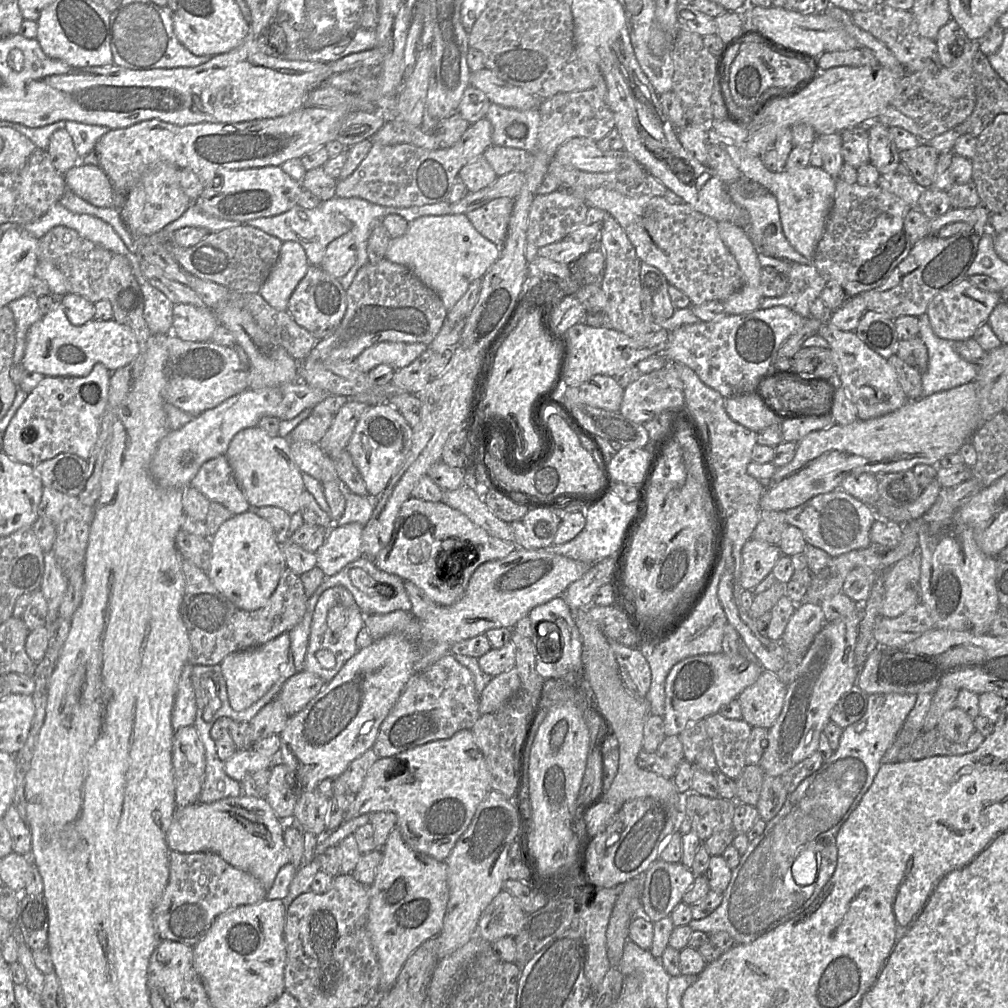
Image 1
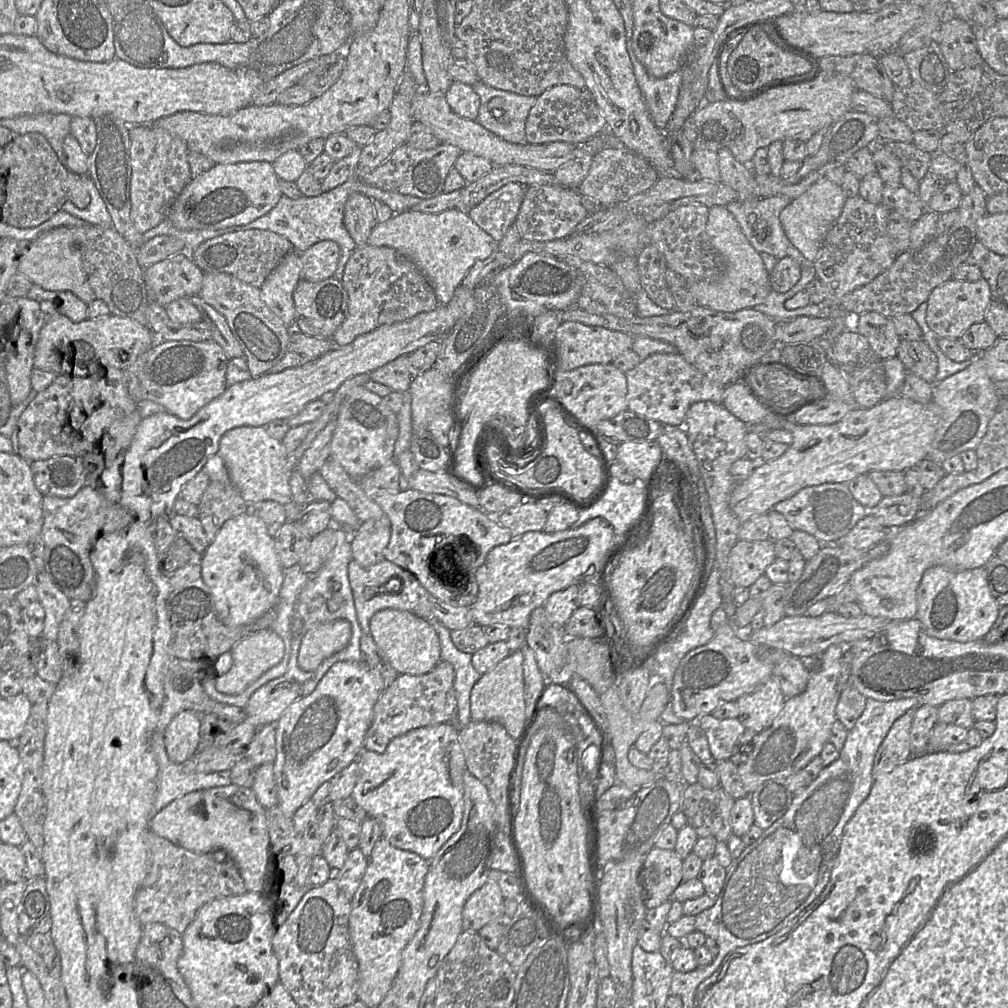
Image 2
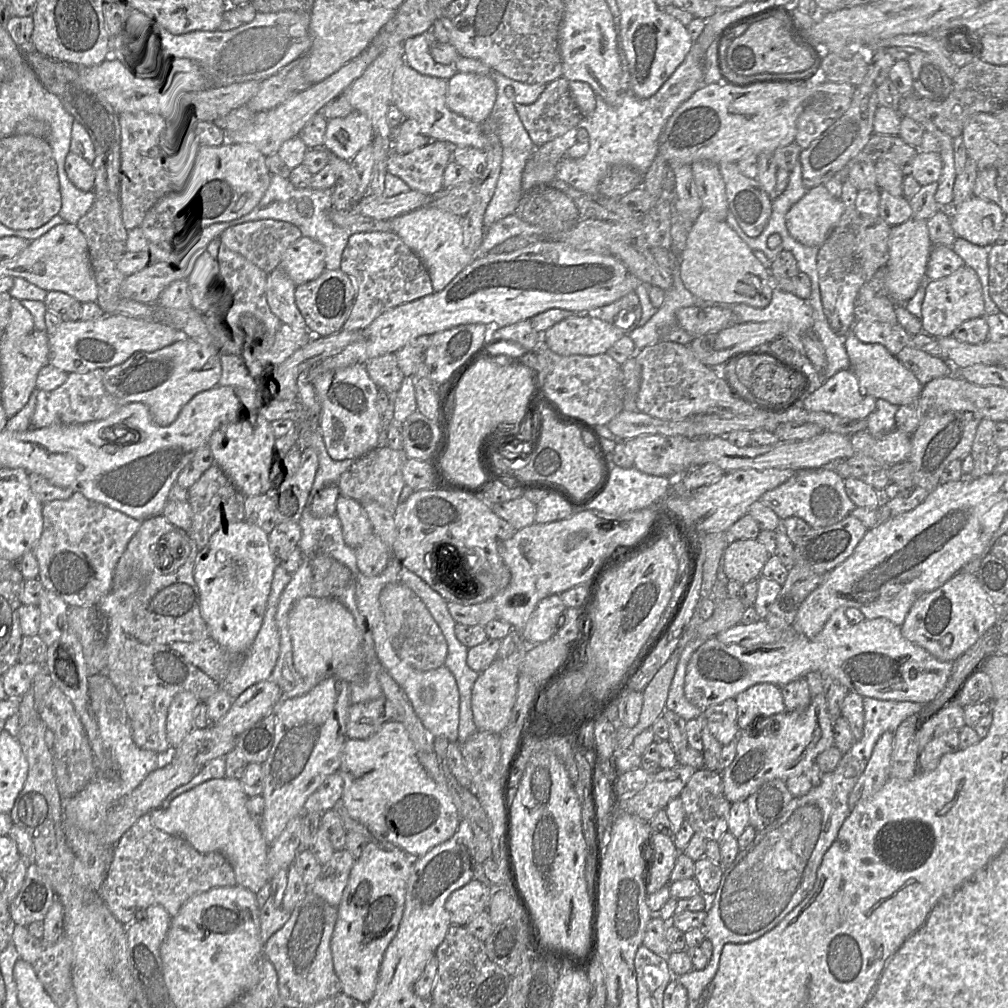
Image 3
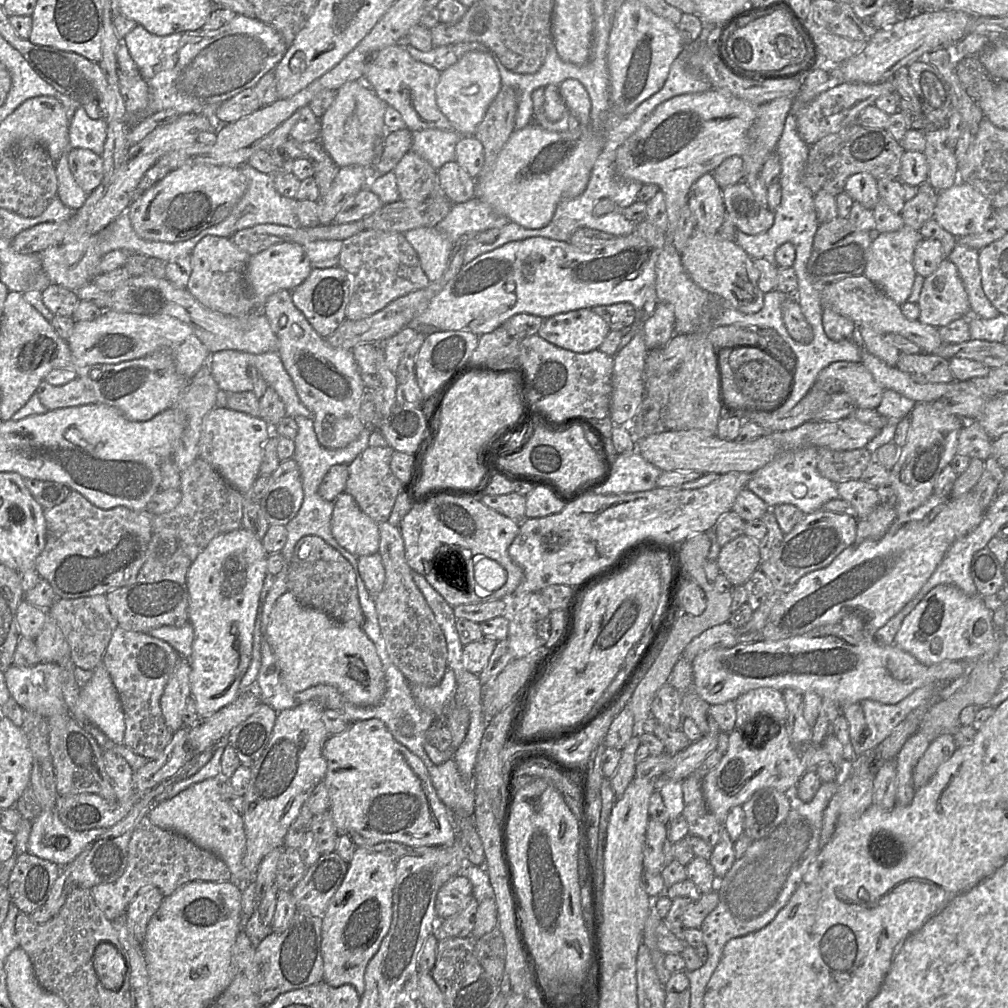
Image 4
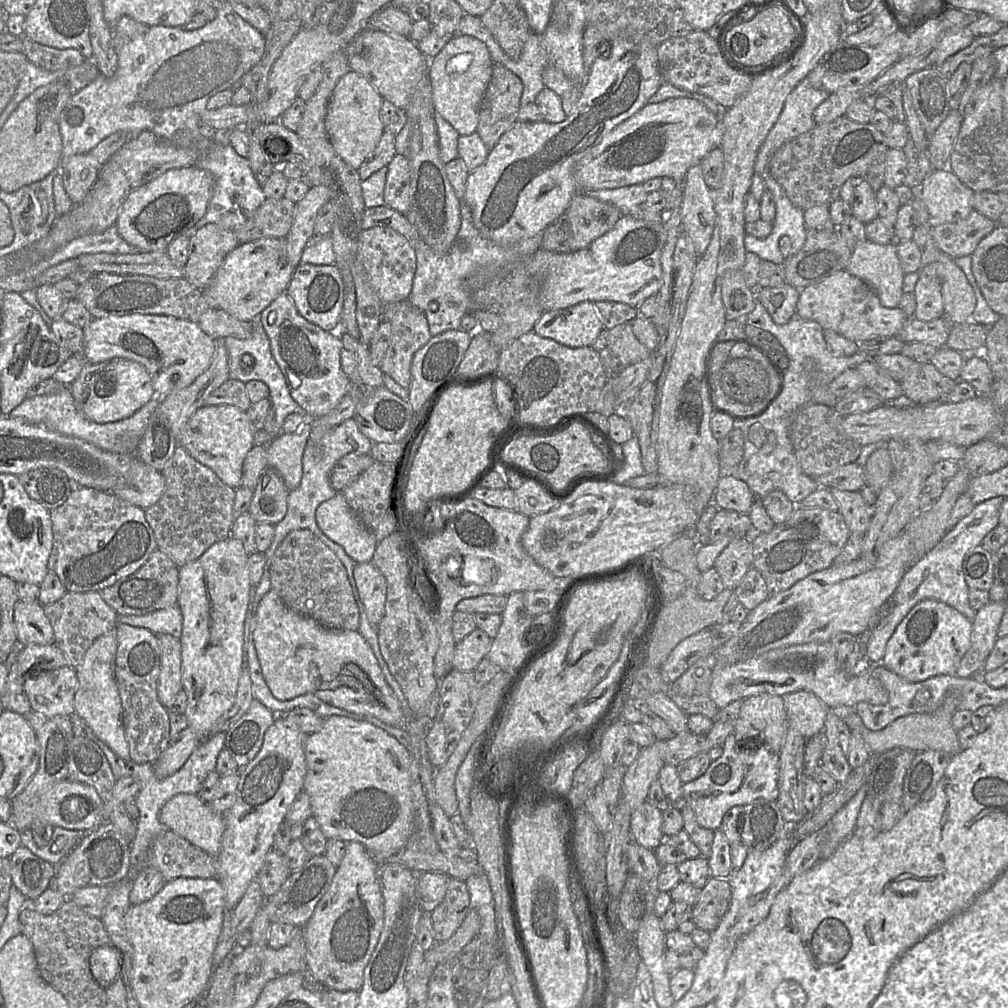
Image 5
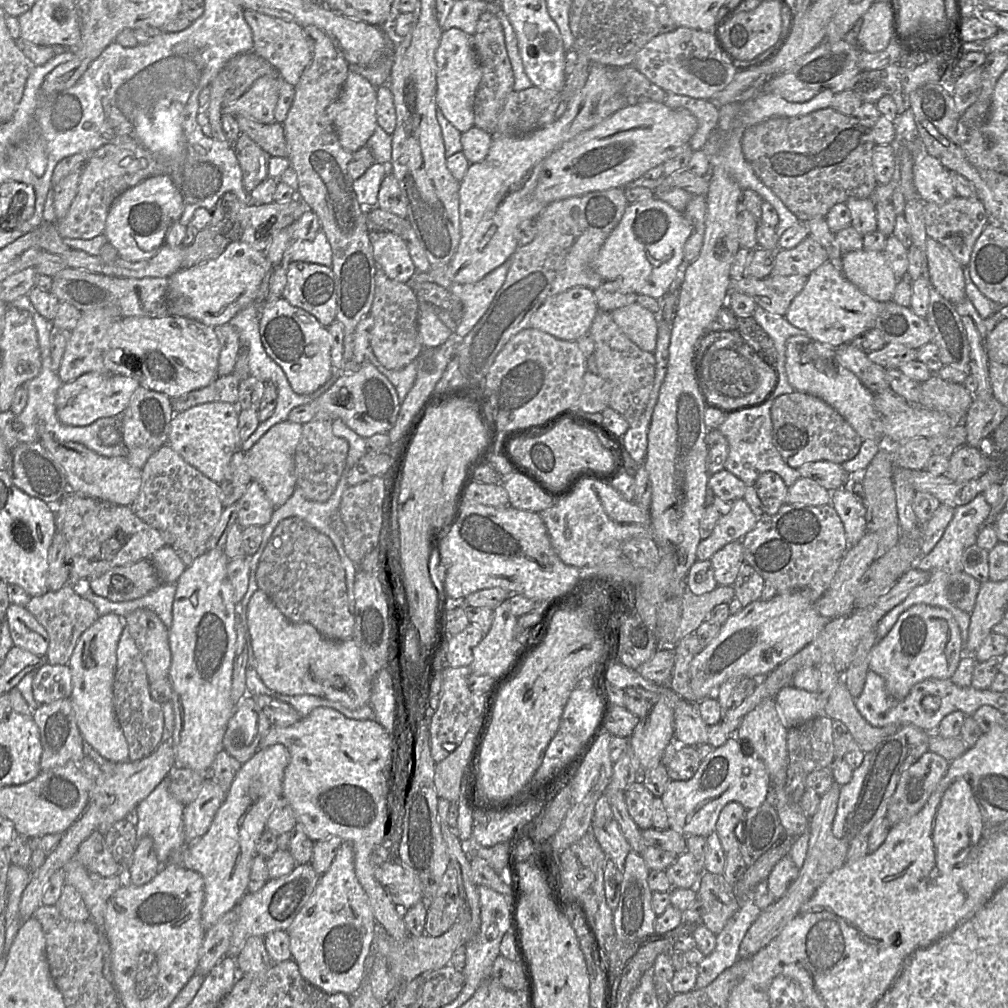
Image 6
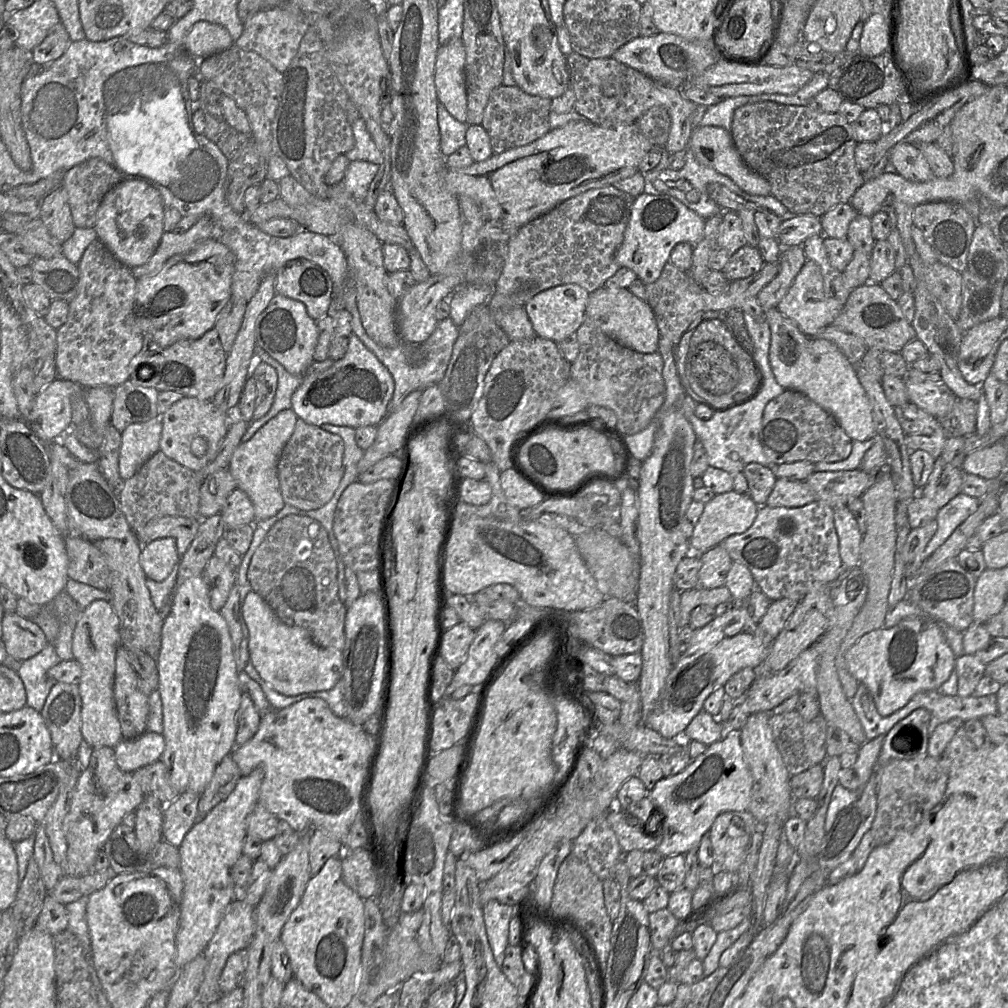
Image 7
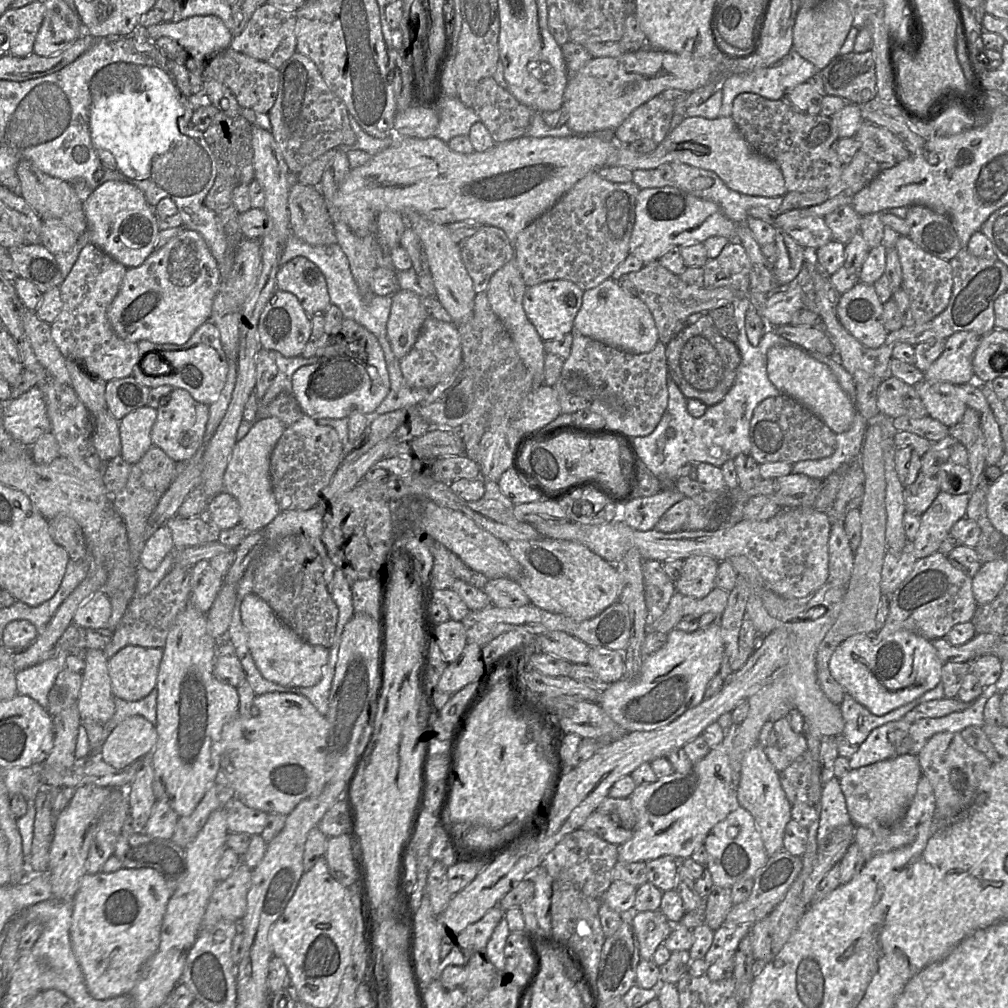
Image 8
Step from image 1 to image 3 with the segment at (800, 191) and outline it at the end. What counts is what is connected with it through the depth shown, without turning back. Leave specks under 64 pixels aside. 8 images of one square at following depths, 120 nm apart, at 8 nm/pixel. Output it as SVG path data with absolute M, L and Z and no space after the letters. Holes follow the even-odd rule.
M824 185L812 188L794 204L785 216L790 235L810 247L820 248L836 226L846 207Z

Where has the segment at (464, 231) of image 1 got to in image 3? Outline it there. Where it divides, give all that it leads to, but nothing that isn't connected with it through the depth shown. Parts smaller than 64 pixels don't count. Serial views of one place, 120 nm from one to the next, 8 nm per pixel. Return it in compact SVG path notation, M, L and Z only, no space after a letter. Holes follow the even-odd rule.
M425 206L416 211L405 213L391 220L391 232L397 234L401 240L420 258L431 279L434 292L442 291L474 258L463 244L463 229L461 217L440 209Z

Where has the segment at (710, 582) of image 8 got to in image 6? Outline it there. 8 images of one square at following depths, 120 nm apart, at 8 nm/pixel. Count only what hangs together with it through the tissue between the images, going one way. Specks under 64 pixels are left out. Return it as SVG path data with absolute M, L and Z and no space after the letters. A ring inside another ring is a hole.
M741 541L726 544L710 558L714 578L718 586L732 586L744 563Z

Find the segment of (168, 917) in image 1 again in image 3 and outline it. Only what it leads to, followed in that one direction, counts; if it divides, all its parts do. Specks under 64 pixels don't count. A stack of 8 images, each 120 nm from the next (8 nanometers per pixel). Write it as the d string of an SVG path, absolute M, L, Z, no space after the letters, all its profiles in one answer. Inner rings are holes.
M150 814L139 817L113 849L113 860L99 896L122 924L131 923L139 910L151 905L162 906L173 918L192 896L213 888L236 885L234 870L222 853L198 852L185 839L157 829Z

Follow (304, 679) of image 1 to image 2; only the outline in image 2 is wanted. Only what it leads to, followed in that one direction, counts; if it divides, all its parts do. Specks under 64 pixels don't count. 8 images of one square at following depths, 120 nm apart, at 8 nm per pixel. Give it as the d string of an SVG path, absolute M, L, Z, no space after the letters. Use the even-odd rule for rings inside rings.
M281 676L258 688L250 697L245 711L246 722L260 728L276 724L285 709L303 696L301 684Z

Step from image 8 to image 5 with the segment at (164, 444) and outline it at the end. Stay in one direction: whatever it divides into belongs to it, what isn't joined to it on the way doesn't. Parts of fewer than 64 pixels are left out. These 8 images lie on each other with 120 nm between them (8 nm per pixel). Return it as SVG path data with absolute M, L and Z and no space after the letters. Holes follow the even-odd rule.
M213 405L199 408L184 426L178 445L185 448L198 462L210 468L226 485L238 489L242 482L242 469L246 455L254 446L255 430L246 412L233 405Z

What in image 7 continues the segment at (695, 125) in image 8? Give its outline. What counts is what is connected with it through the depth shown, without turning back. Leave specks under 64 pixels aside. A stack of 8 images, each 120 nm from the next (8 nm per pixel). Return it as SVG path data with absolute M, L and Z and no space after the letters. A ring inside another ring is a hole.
M697 126L693 128L688 141L687 150L690 150L695 159L702 165L710 167L729 177L739 188L751 195L771 195L769 182L761 175L751 170L742 160L730 135L730 132L718 126Z

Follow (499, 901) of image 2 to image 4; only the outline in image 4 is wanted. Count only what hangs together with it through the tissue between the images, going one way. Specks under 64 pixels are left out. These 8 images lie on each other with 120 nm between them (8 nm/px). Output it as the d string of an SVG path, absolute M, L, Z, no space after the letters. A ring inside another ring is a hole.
M456 875L439 889L435 911L438 919L446 919L461 912L474 898L472 884L464 875Z

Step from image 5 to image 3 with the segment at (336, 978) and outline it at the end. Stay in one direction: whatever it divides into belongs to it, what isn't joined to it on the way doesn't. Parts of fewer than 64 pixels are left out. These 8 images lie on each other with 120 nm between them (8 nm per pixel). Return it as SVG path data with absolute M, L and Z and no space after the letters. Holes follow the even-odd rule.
M370 841L356 859L337 906L330 948L341 992L364 1004L375 994L384 953L402 919L408 878L414 858L403 850L386 850Z

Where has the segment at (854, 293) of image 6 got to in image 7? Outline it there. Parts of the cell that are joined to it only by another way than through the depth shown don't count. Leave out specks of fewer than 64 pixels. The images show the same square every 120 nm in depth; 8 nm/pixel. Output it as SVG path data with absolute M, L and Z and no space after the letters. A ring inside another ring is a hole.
M806 261L789 291L777 305L777 309L786 318L792 320L804 334L816 336L822 329L833 324L844 304L827 295L820 267L813 261Z

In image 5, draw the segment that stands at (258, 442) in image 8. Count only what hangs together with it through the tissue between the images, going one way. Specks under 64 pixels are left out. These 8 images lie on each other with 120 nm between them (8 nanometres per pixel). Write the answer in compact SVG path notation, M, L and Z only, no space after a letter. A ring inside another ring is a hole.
M309 421L295 433L281 432L266 445L269 468L275 469L291 492L302 478L302 458L310 435Z

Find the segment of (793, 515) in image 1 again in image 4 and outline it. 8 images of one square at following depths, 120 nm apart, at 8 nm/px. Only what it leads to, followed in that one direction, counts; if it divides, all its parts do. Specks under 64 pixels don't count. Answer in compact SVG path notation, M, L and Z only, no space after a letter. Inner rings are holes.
M805 447L780 453L768 464L751 473L746 487L769 508L778 504L792 504L804 514L822 509L831 499L839 498L837 484L823 477L817 468L817 448Z

